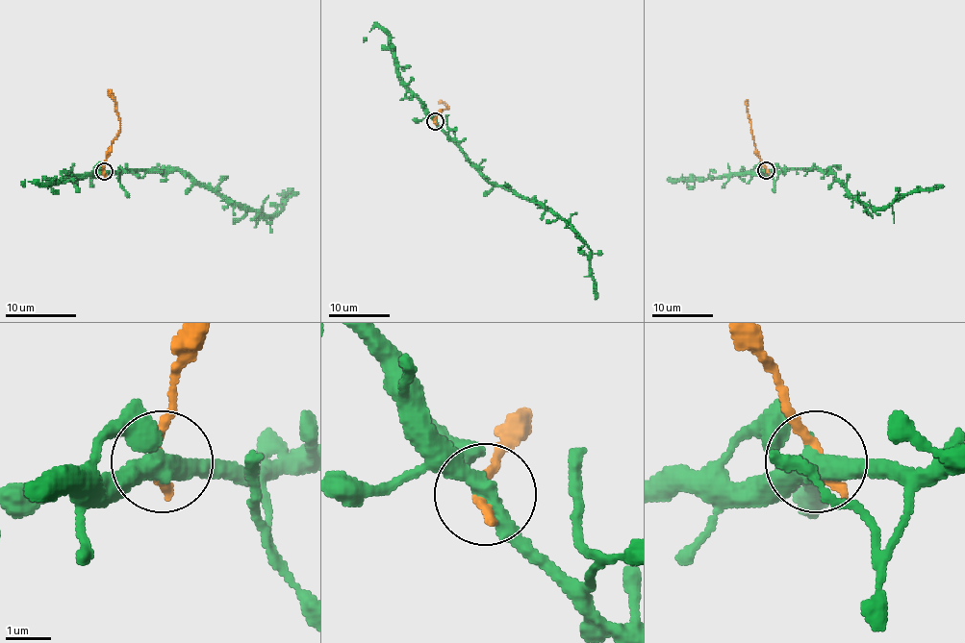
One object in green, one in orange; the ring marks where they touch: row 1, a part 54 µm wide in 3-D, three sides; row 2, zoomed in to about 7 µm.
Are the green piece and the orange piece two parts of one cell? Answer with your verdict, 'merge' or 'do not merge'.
do not merge

